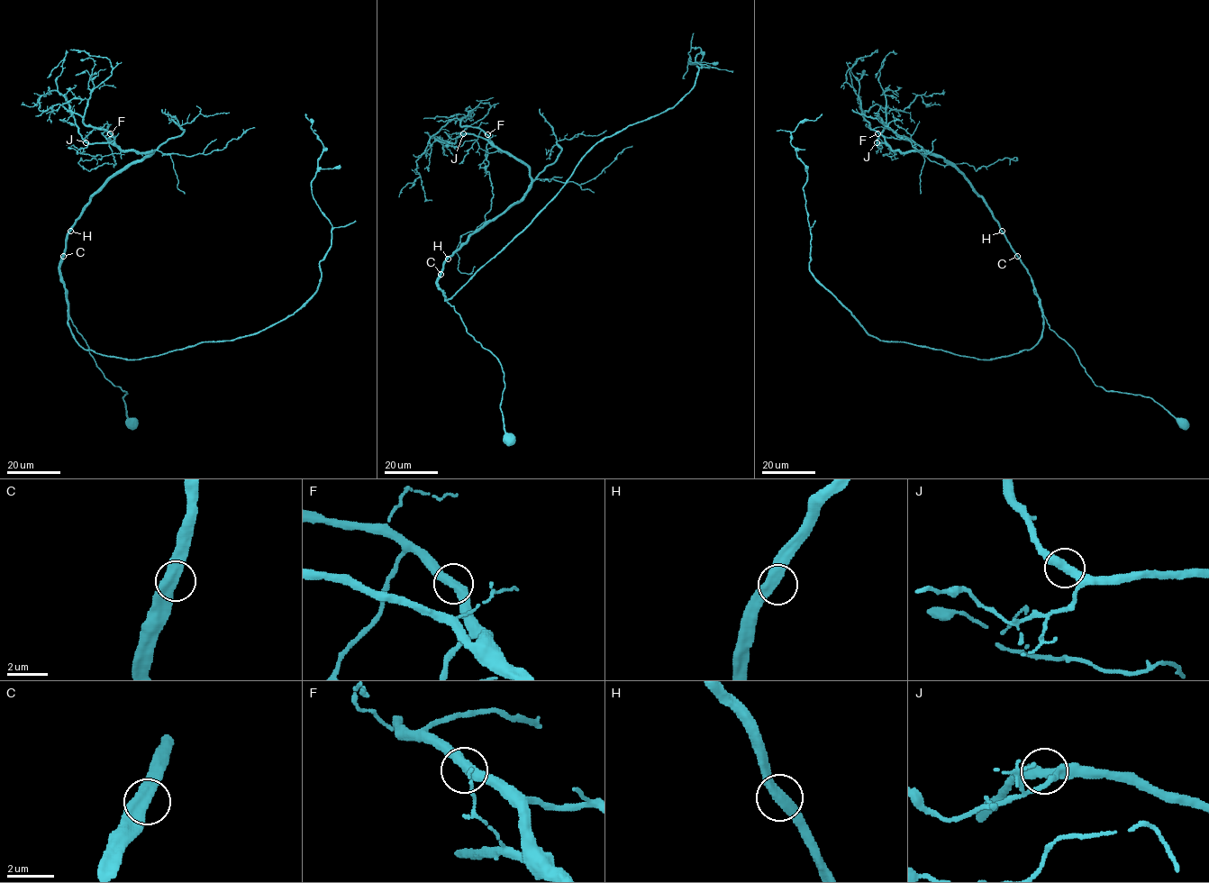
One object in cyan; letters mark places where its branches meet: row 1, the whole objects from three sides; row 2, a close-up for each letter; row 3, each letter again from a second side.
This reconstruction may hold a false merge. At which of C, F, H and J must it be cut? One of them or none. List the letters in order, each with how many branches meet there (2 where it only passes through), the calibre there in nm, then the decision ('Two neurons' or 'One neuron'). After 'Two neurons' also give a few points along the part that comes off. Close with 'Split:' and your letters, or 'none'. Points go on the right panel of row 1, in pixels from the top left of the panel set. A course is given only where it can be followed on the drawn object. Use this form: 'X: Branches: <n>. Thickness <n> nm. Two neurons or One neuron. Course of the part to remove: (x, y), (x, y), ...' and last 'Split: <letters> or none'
C: Branches: 2. Thickness 460 nm. One neuron
F: Branches: 2. Thickness 440 nm. One neuron
H: Branches: 2. Thickness 460 nm. One neuron
J: Branches: 2. Thickness 440 nm. One neuron
Split: none

